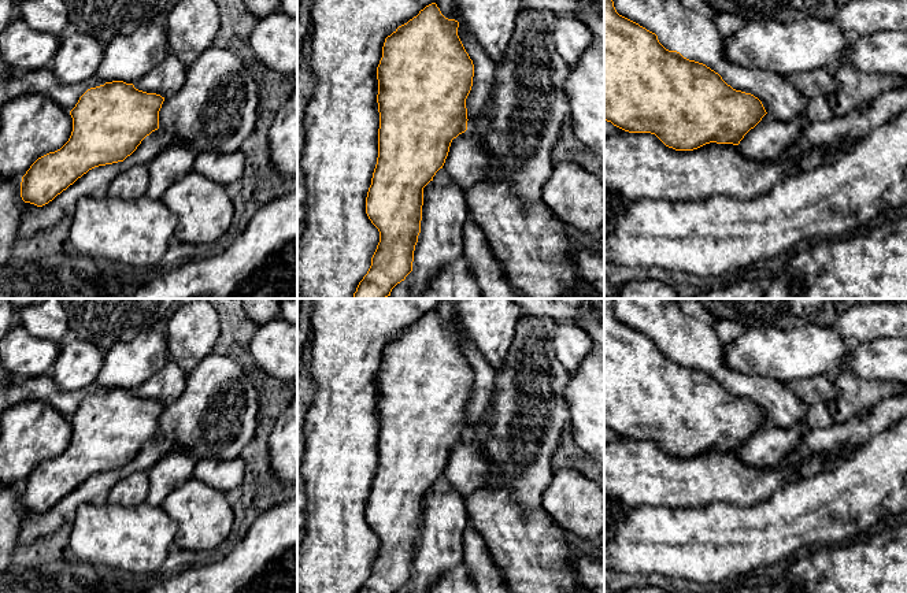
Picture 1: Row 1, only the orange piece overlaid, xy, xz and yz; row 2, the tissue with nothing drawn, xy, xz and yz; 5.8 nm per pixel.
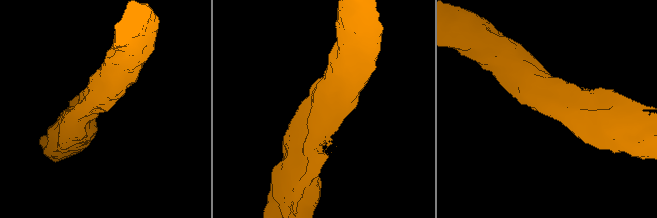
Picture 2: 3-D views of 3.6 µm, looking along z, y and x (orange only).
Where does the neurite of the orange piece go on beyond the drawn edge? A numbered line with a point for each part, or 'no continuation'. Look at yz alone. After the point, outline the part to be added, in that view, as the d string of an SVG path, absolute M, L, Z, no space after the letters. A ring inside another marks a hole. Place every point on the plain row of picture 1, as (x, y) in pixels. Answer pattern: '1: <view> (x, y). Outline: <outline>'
1: yz (695, 343). Outline: M610 299L617 319L658 342L669 357L706 371L736 397L758 404L775 427L799 427L808 405L785 383L745 375L725 363L725 345L712 326L684 314L673 299Z

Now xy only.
1: xy (166, 385). Outline: M170 357L167 364L133 392L136 396L156 400L167 405L175 401L186 388L186 373Z

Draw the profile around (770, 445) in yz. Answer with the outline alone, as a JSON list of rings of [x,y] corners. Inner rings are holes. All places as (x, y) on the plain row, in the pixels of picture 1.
[[[766,420],[737,453],[747,466],[770,468],[781,464],[792,453],[799,438],[800,433],[796,427],[775,427]]]

